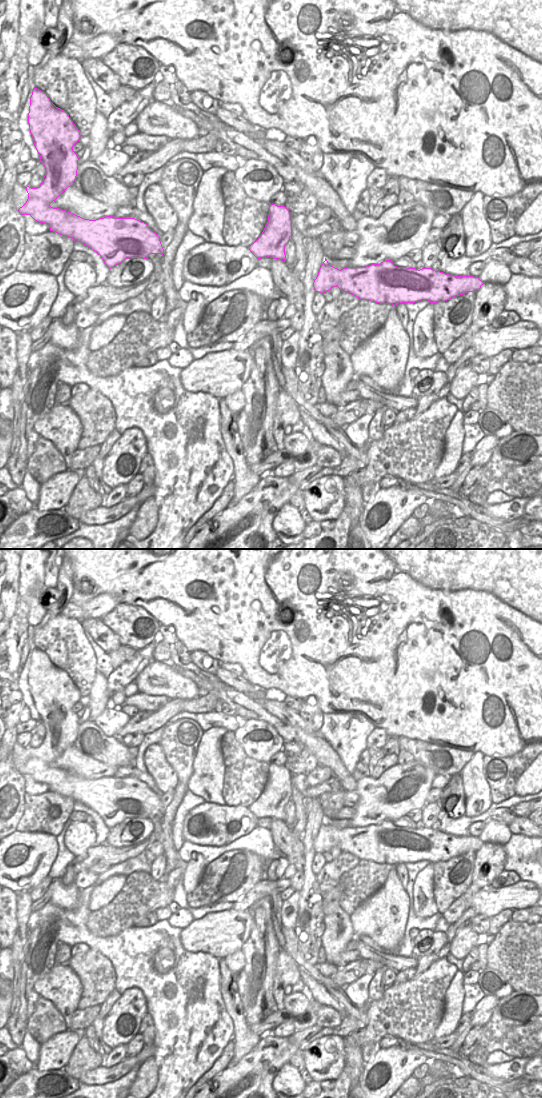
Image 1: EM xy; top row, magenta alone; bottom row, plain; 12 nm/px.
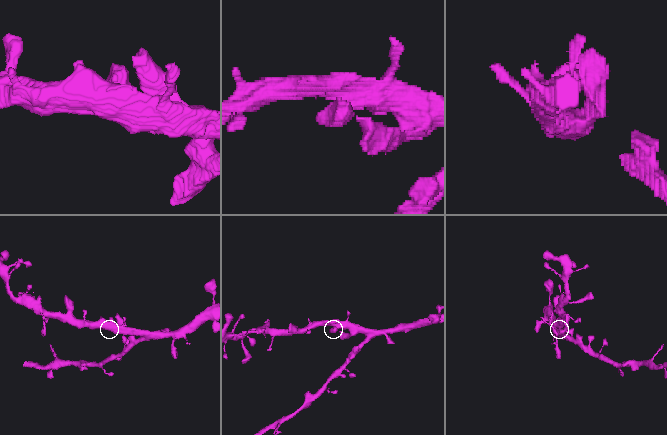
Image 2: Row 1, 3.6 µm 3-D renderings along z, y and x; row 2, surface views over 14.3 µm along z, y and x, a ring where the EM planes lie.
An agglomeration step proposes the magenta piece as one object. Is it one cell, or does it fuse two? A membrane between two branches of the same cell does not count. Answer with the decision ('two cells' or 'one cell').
one cell

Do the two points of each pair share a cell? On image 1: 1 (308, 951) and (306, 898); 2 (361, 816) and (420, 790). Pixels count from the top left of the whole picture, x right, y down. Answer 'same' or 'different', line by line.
1: same
2: same

